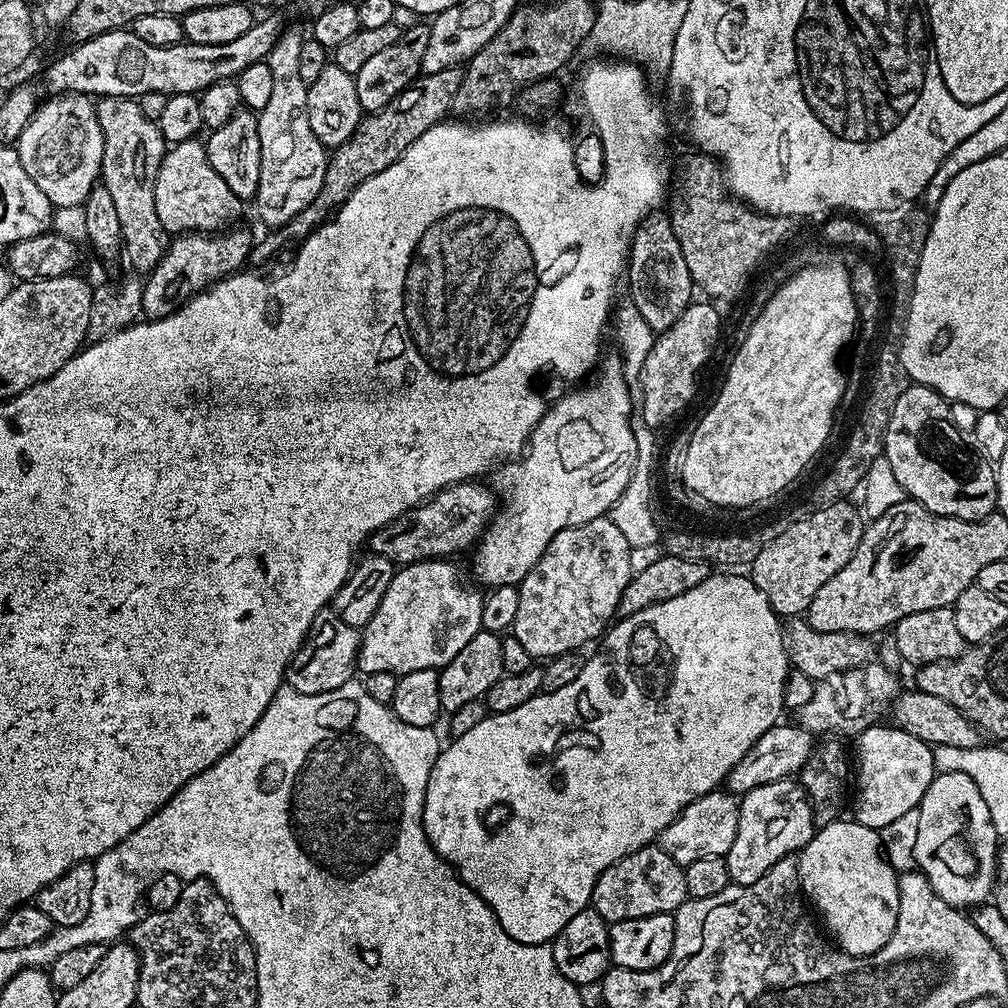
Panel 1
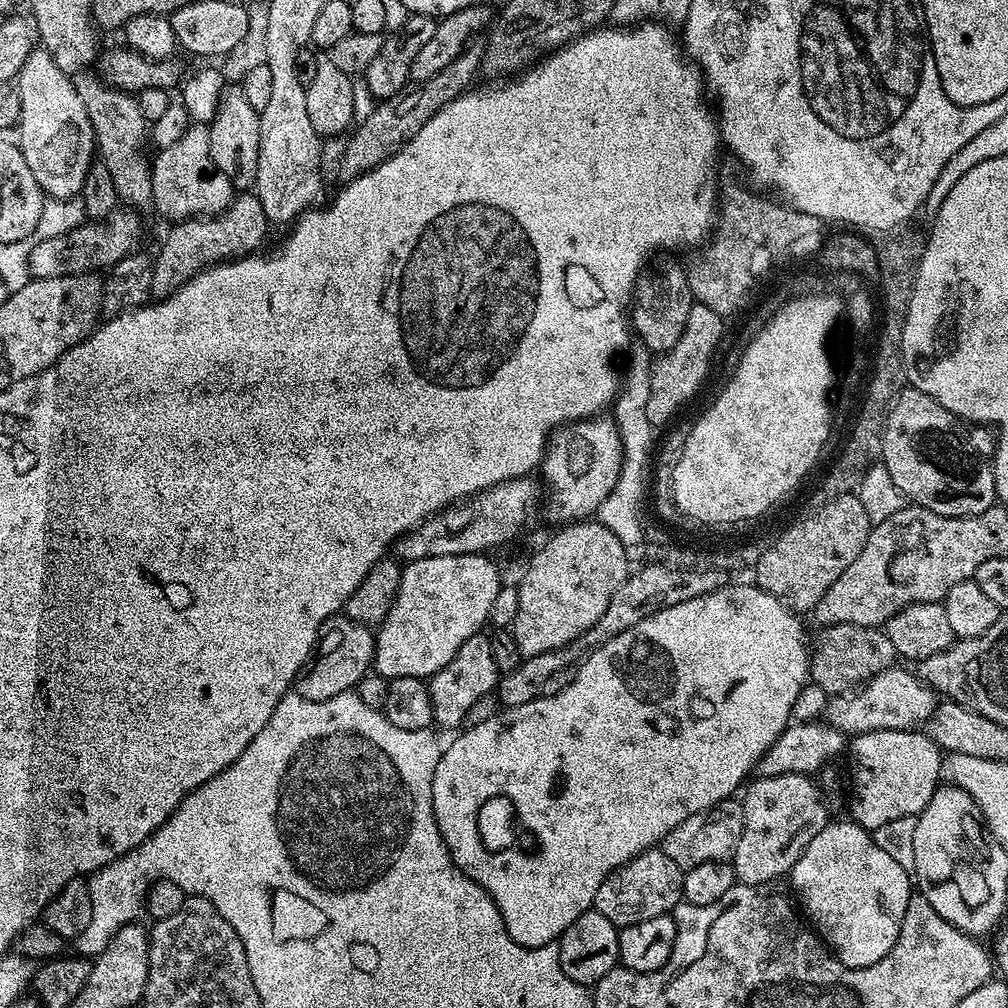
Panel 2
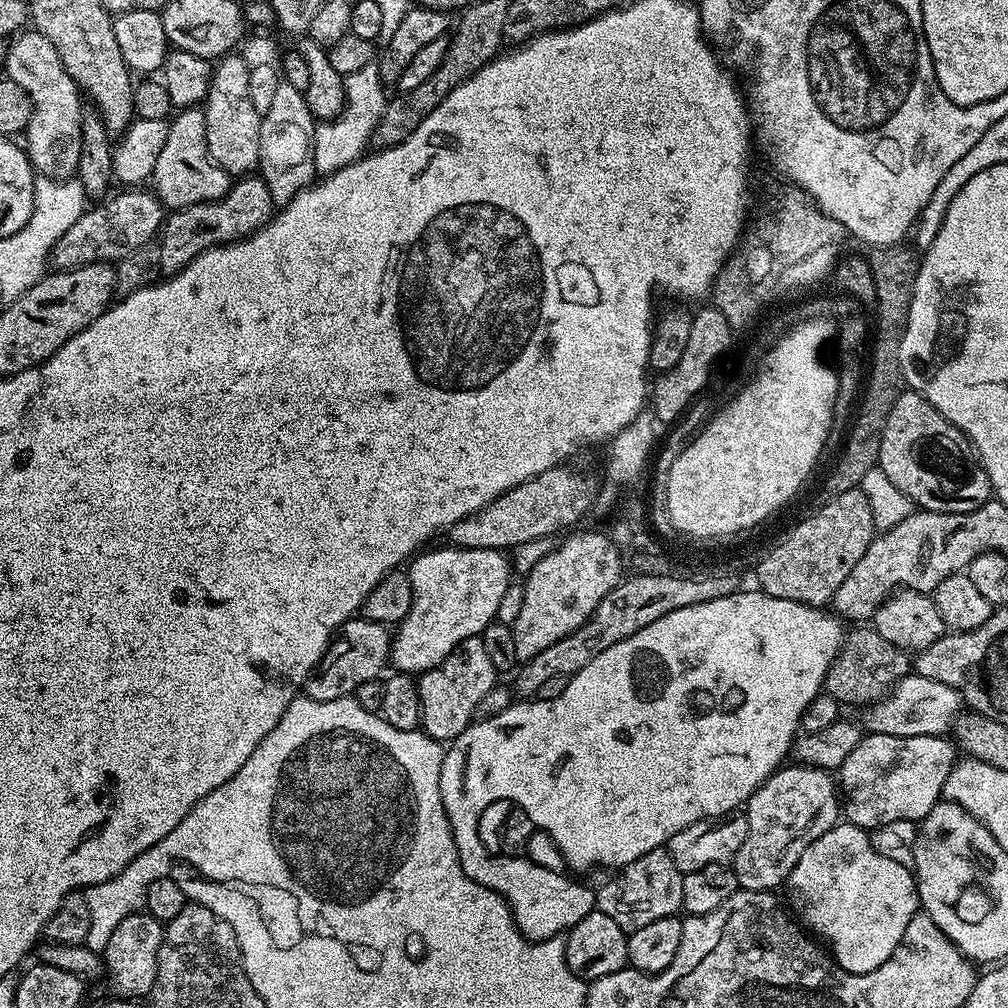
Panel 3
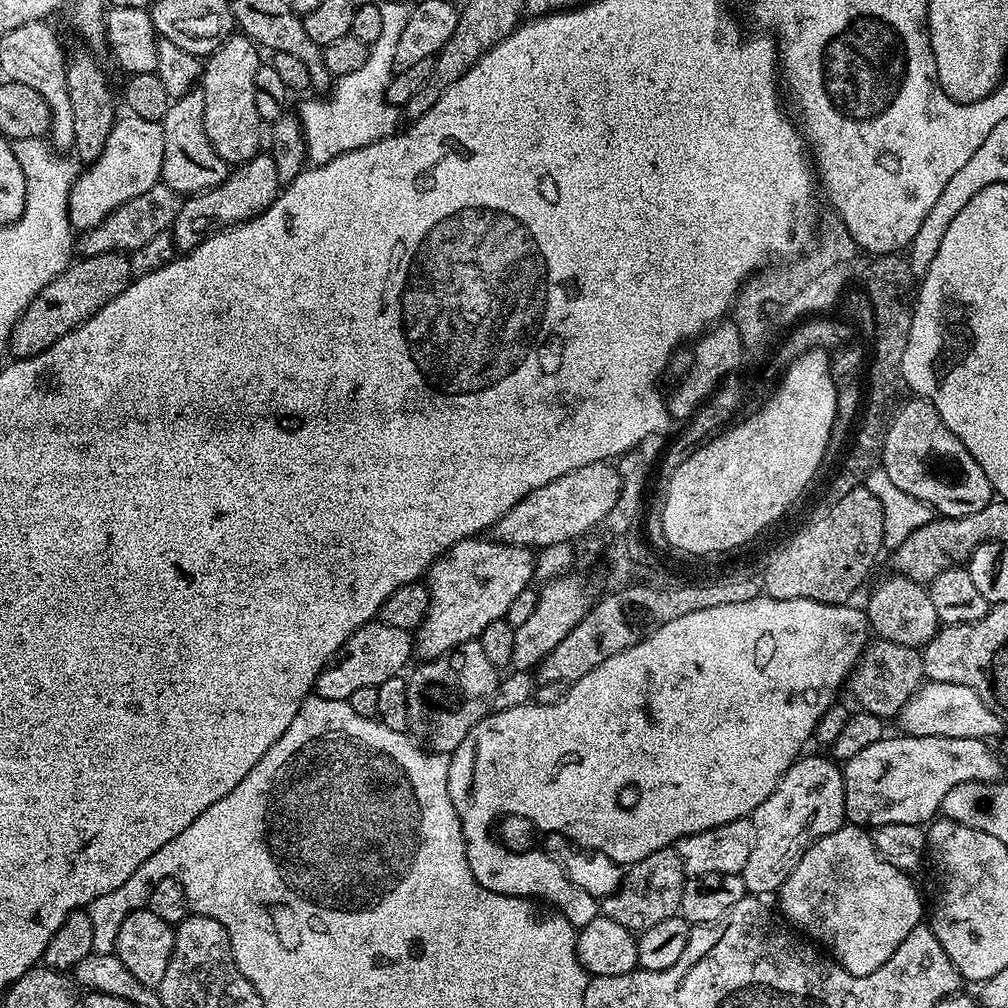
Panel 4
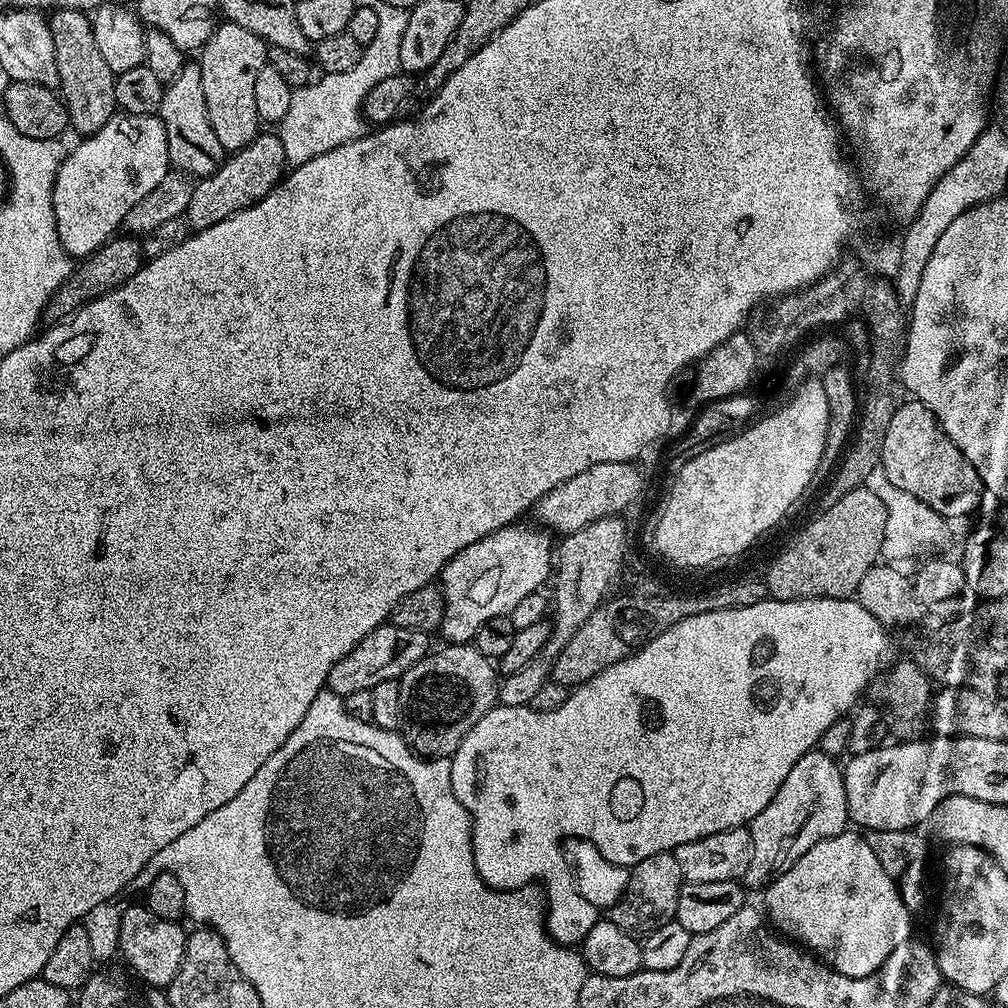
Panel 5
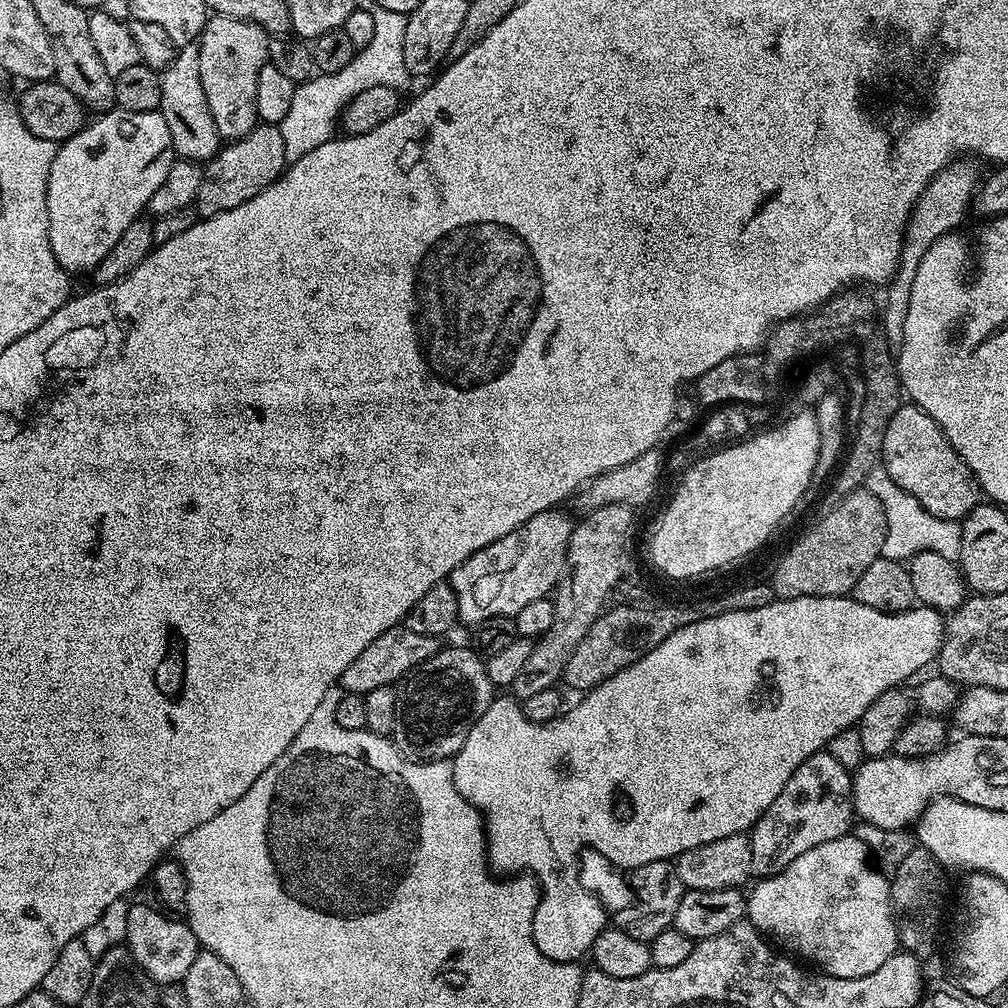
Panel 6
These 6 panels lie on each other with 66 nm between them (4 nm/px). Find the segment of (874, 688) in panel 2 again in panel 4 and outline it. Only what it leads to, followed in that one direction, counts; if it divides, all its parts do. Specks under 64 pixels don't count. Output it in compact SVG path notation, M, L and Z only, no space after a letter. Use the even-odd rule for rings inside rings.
M928 680L902 706L898 717L899 731L906 736L937 736L938 738L974 738L987 741L988 736L1005 735L1006 721L998 718L970 686L958 686L954 682Z

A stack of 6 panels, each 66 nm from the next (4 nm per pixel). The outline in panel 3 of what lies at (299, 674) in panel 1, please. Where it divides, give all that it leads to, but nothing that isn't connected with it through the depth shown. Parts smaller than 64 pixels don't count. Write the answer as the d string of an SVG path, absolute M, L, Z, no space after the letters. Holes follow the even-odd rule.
M353 618L345 622L337 631L333 641L324 652L324 657L316 665L315 672L304 683L303 691L311 700L330 702L343 696L352 696L362 682L377 679L380 671L390 664L392 636L385 625L363 618Z

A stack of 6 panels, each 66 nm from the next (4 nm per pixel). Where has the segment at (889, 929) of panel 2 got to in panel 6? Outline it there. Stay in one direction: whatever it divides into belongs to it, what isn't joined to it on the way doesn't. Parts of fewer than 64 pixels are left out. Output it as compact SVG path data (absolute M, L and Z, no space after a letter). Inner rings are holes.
M854 834L834 838L834 842L822 842L822 846L806 850L806 854L798 854L790 866L773 876L757 879L751 888L752 893L749 891L746 896L747 923L753 924L793 957L809 960L804 962L815 966L823 975L862 978L866 974L874 974L874 970L878 970L878 966L898 950L889 877L870 863L868 847Z

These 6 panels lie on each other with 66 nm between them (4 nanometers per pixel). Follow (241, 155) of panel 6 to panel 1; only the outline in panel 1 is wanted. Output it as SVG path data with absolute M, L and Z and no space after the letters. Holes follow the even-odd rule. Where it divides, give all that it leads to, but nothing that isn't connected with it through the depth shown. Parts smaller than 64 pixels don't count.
M232 226L215 234L185 232L177 235L169 243L164 257L147 273L140 299L141 313L153 320L160 320L177 312L213 284L241 271L249 263L254 236L240 227Z

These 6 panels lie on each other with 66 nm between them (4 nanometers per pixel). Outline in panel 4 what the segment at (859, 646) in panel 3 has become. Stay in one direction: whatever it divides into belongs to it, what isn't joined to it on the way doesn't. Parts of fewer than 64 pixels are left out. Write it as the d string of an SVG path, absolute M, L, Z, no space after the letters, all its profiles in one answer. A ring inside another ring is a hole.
M873 639L848 673L846 688L852 691L859 707L881 718L899 717L902 706L925 683L924 657L915 648L907 648L889 640Z

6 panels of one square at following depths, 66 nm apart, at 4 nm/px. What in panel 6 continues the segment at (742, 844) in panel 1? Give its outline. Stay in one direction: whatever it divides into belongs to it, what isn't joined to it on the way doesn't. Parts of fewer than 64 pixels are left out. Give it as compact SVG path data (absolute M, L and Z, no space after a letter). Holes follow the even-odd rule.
M827 750L815 752L794 774L790 774L790 782L782 786L782 794L770 802L770 806L758 818L758 822L750 829L752 841L752 871L757 877L773 876L778 874L798 854L806 854L806 850L814 850L814 846L822 846L822 842L834 842L834 838L842 838L849 835L854 824L854 813L852 810L852 778L853 773L837 762Z

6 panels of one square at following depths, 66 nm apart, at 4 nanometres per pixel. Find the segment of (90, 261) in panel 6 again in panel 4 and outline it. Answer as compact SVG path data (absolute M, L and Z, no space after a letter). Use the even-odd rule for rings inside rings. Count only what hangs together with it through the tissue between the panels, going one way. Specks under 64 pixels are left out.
M121 115L106 138L106 146L95 163L83 169L72 184L68 196L68 218L75 229L98 225L130 198L144 194L159 183L164 153L164 125L161 121L146 122L146 118Z

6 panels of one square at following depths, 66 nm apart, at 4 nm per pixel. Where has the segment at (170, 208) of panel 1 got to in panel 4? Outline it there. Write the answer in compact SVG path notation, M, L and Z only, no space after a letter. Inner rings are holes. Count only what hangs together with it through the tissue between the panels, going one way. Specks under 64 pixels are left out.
M193 86L181 96L175 97L169 103L162 123L164 153L160 180L170 186L170 190L181 194L205 192L207 188L218 186L228 177L230 166L225 160L218 158L214 146L210 146L210 138L206 138L203 88Z

